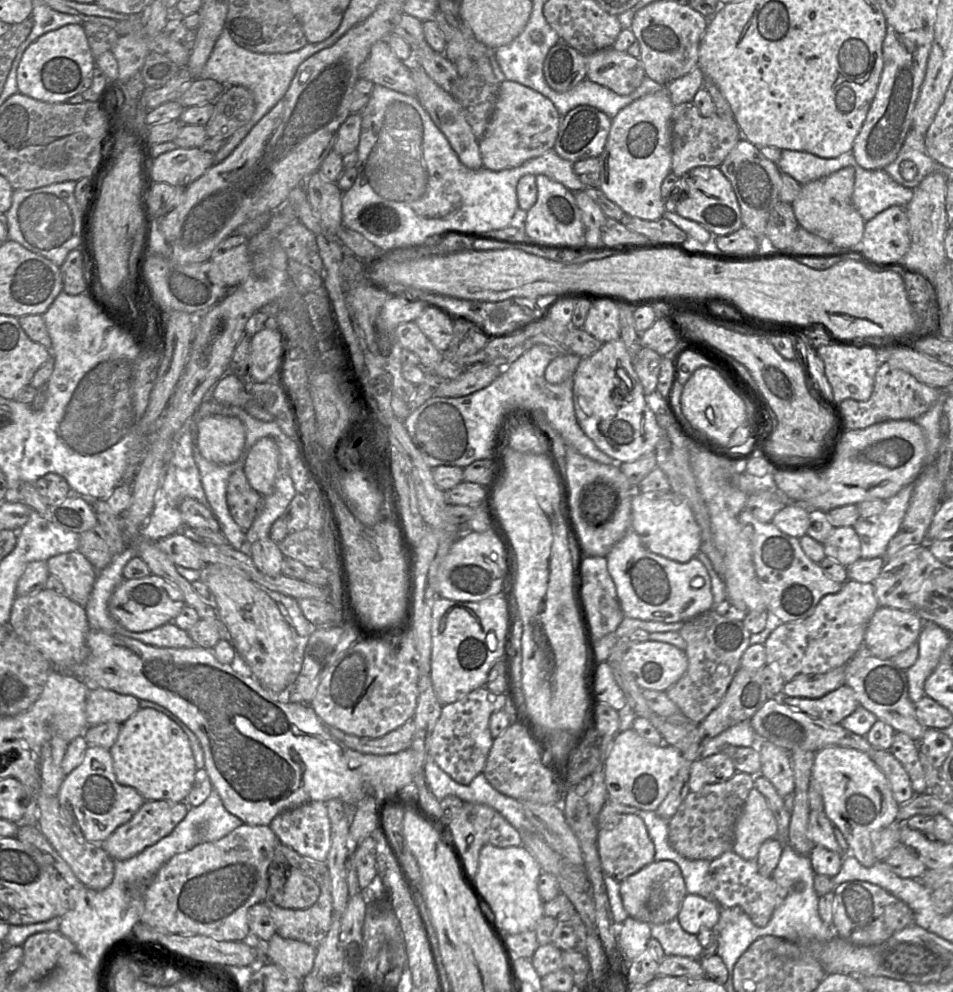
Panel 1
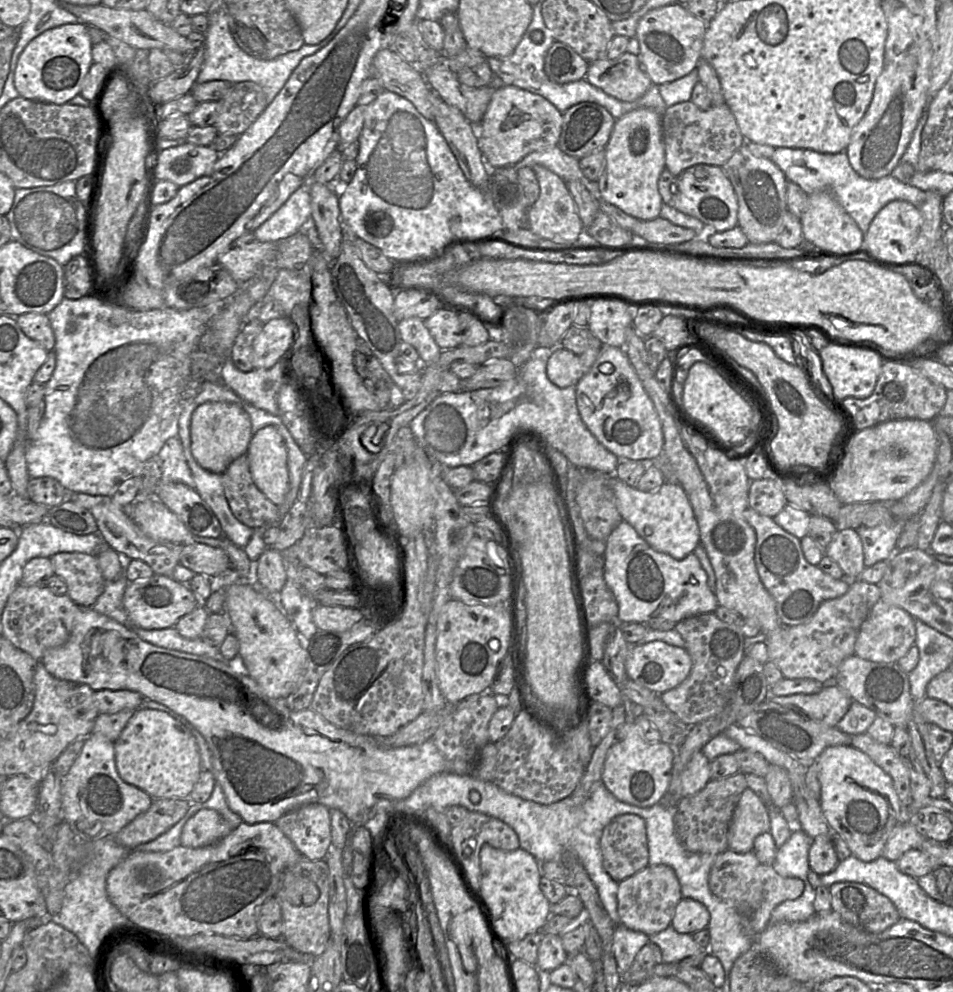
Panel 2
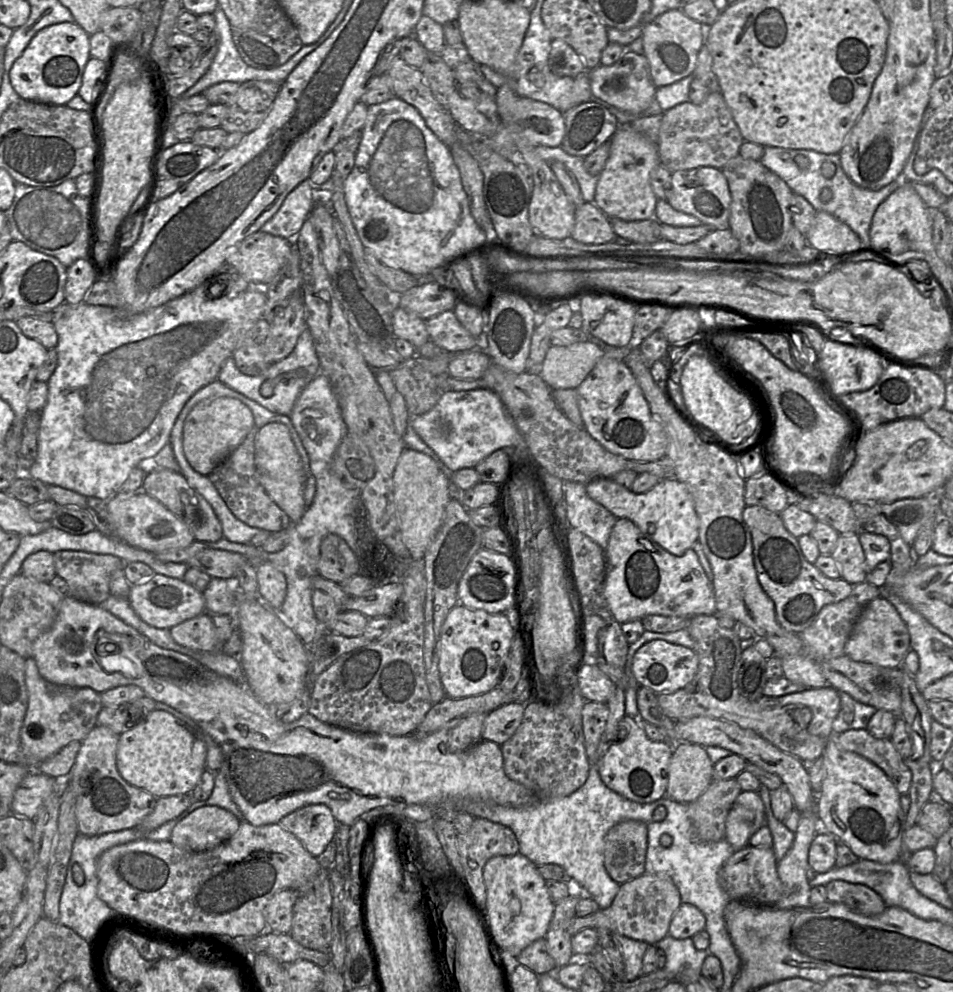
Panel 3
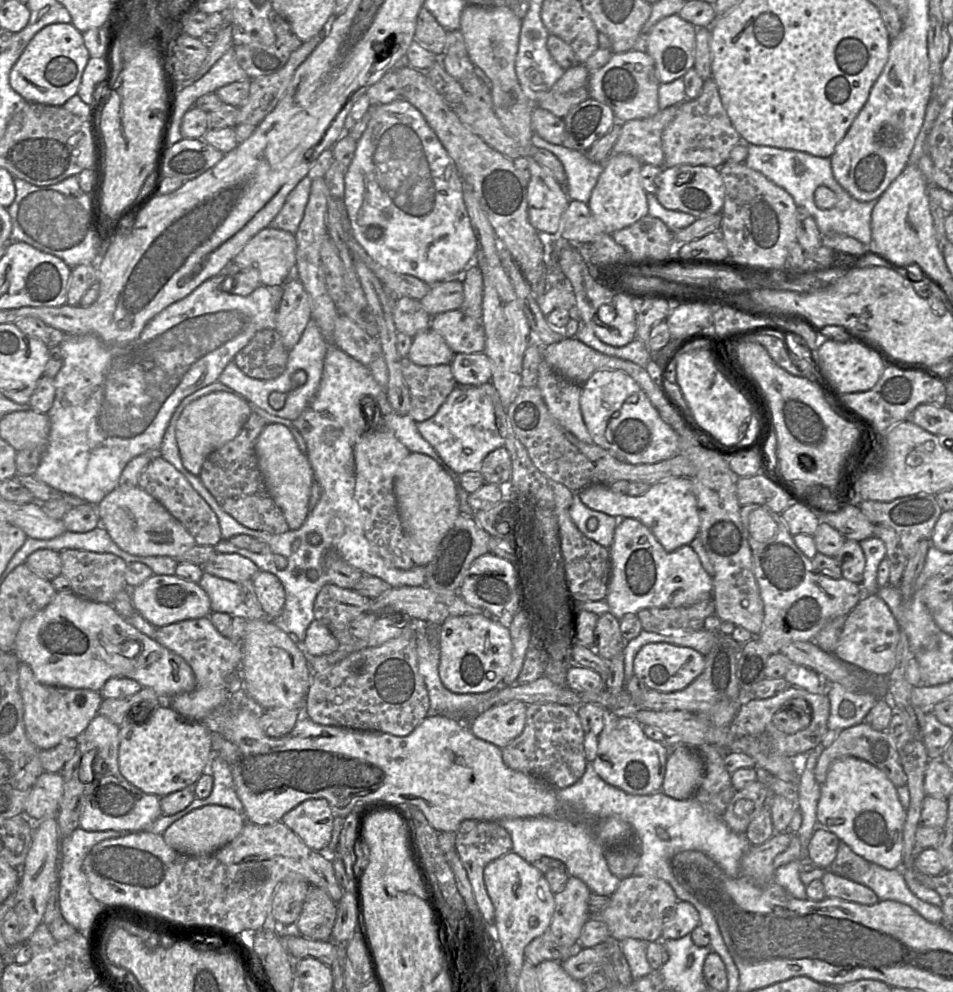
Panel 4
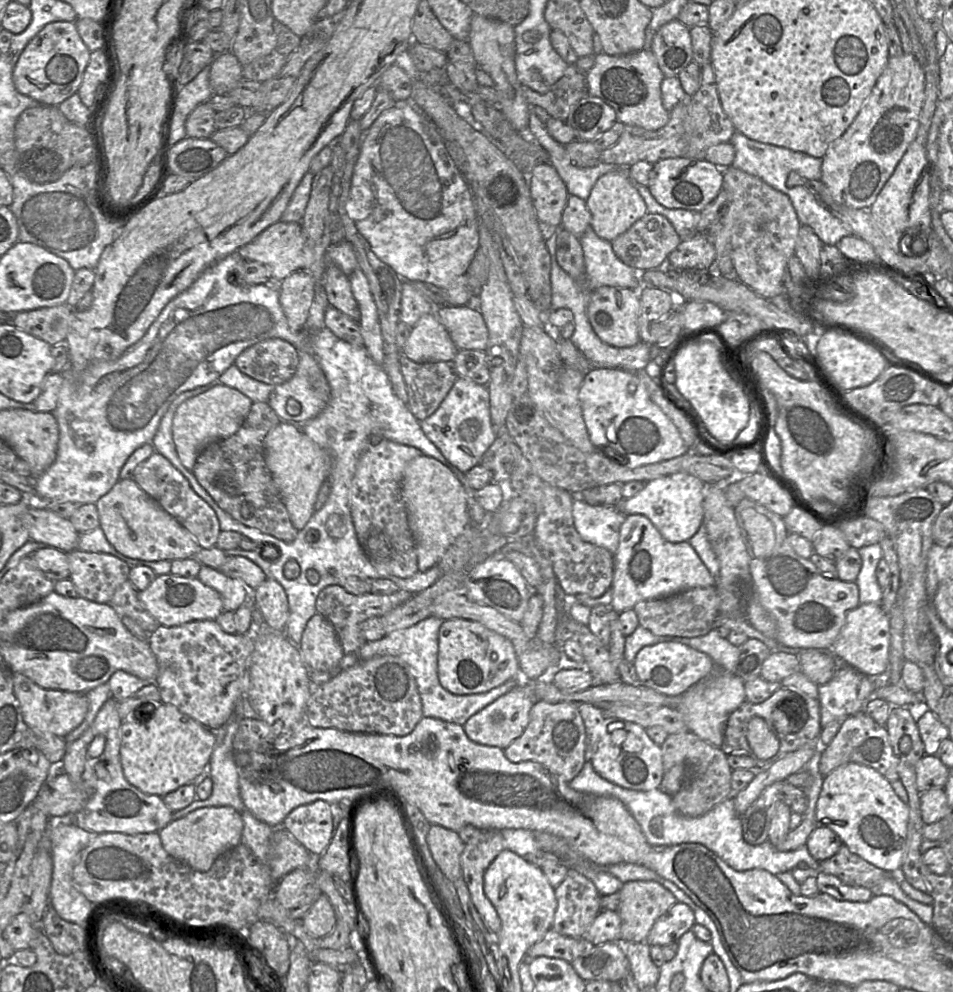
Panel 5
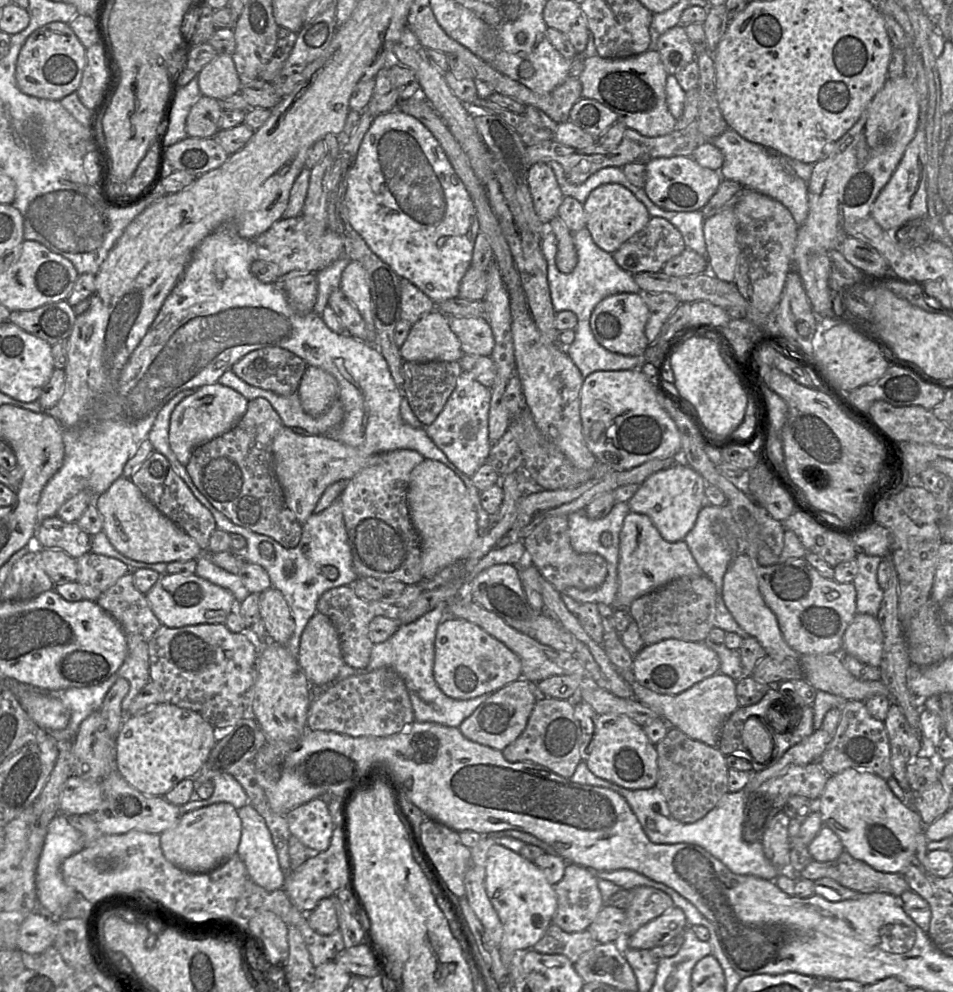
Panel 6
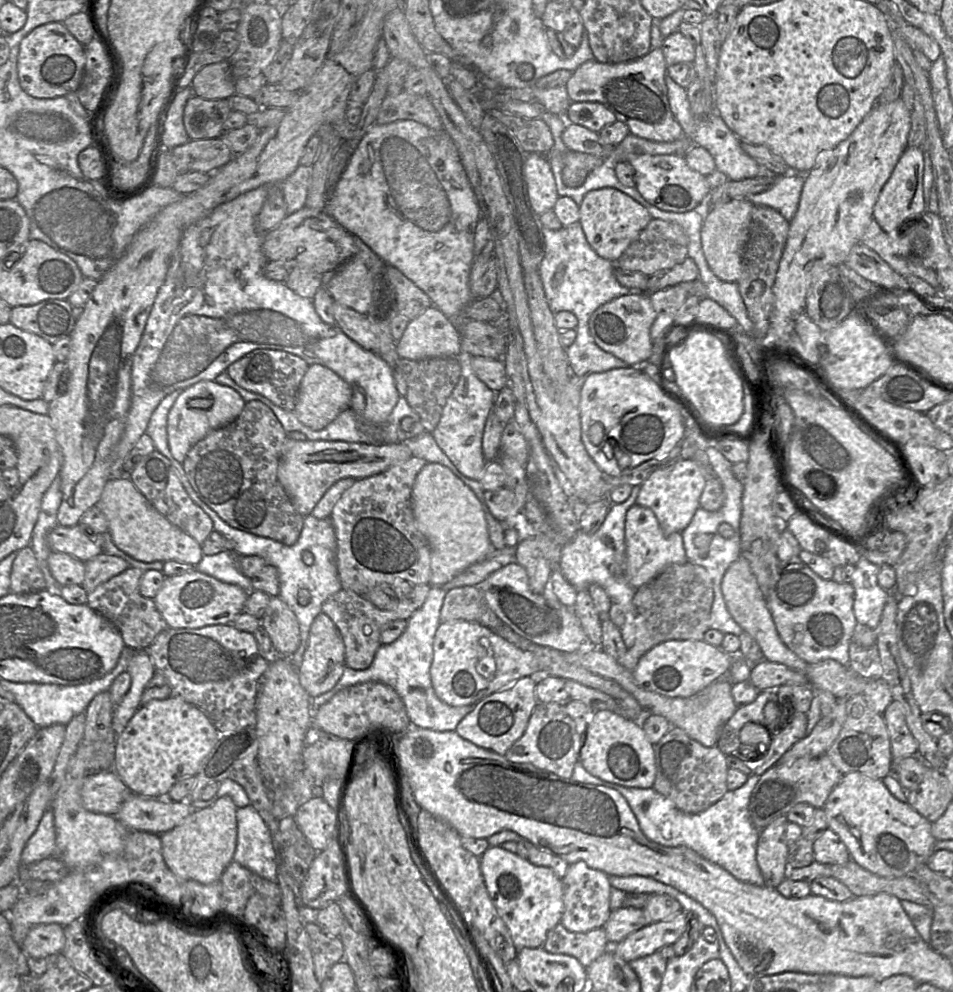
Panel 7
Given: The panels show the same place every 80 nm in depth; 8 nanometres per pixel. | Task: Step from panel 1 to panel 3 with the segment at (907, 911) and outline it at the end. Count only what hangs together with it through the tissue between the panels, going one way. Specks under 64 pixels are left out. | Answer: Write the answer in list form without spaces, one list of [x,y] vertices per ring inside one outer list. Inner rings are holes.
[[[834,880],[825,887],[828,901],[844,904],[858,914],[874,916],[881,914],[887,907],[877,892],[863,884]]]

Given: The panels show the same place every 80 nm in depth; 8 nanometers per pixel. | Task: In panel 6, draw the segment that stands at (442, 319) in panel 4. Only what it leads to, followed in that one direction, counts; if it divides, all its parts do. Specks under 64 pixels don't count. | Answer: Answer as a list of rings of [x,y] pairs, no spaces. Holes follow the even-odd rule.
[[[449,316],[449,325],[461,343],[463,354],[491,355],[495,339],[485,317]]]

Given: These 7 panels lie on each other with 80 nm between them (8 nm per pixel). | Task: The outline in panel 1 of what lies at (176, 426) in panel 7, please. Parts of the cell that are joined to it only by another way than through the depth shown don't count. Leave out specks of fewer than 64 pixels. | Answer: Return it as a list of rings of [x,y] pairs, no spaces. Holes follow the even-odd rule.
[[[212,415],[194,418],[197,445],[208,461],[226,465],[236,462],[245,451],[246,431],[234,416]]]

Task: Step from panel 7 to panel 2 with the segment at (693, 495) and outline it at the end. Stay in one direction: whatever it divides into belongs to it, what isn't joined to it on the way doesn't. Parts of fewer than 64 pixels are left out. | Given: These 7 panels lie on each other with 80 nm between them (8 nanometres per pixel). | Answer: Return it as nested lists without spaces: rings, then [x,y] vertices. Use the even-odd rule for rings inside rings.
[[[613,474],[609,475],[609,487],[622,519],[632,525],[655,550],[681,560],[693,553],[700,544],[700,531],[693,507],[683,487],[677,482],[666,481],[655,491],[643,492]]]

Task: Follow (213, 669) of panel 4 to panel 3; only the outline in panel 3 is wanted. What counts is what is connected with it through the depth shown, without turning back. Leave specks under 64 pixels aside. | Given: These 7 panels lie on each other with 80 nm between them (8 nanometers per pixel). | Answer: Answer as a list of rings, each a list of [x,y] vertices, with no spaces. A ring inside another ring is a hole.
[[[206,611],[194,618],[185,620],[170,628],[170,633],[175,642],[190,649],[207,652],[222,651],[224,642],[220,642],[217,639],[212,616]]]

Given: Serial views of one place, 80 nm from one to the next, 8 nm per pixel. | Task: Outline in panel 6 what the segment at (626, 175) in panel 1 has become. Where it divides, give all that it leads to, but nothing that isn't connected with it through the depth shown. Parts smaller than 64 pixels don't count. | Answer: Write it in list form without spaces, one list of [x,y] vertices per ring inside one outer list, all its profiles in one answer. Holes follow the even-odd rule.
[[[606,183],[595,188],[583,206],[586,228],[590,231],[594,242],[611,254],[644,228],[651,218],[646,206],[630,190],[618,183]]]

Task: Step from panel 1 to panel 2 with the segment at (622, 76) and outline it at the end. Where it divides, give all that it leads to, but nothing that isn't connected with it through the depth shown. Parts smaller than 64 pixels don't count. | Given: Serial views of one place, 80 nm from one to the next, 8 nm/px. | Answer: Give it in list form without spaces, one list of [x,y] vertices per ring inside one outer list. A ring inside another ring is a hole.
[[[628,51],[616,59],[602,57],[590,63],[585,80],[622,102],[633,102],[641,98],[653,85],[643,70],[639,55],[634,55]]]

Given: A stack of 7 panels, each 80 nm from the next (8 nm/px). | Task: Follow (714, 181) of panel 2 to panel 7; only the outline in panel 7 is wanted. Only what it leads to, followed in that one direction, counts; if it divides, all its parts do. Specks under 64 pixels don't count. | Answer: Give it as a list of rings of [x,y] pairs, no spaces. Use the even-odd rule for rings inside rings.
[[[639,154],[628,163],[635,170],[635,188],[650,204],[661,210],[688,212],[708,200],[711,189],[706,176],[690,168],[682,155]]]

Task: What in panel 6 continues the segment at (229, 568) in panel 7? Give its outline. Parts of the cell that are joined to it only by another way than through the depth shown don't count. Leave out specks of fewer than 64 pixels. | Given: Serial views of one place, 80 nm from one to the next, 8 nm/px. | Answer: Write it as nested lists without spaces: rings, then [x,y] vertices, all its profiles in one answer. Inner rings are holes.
[[[204,552],[196,559],[197,566],[195,574],[213,584],[228,589],[238,603],[243,602],[250,592],[244,586],[240,576],[215,565],[209,558],[210,554],[211,553]]]

